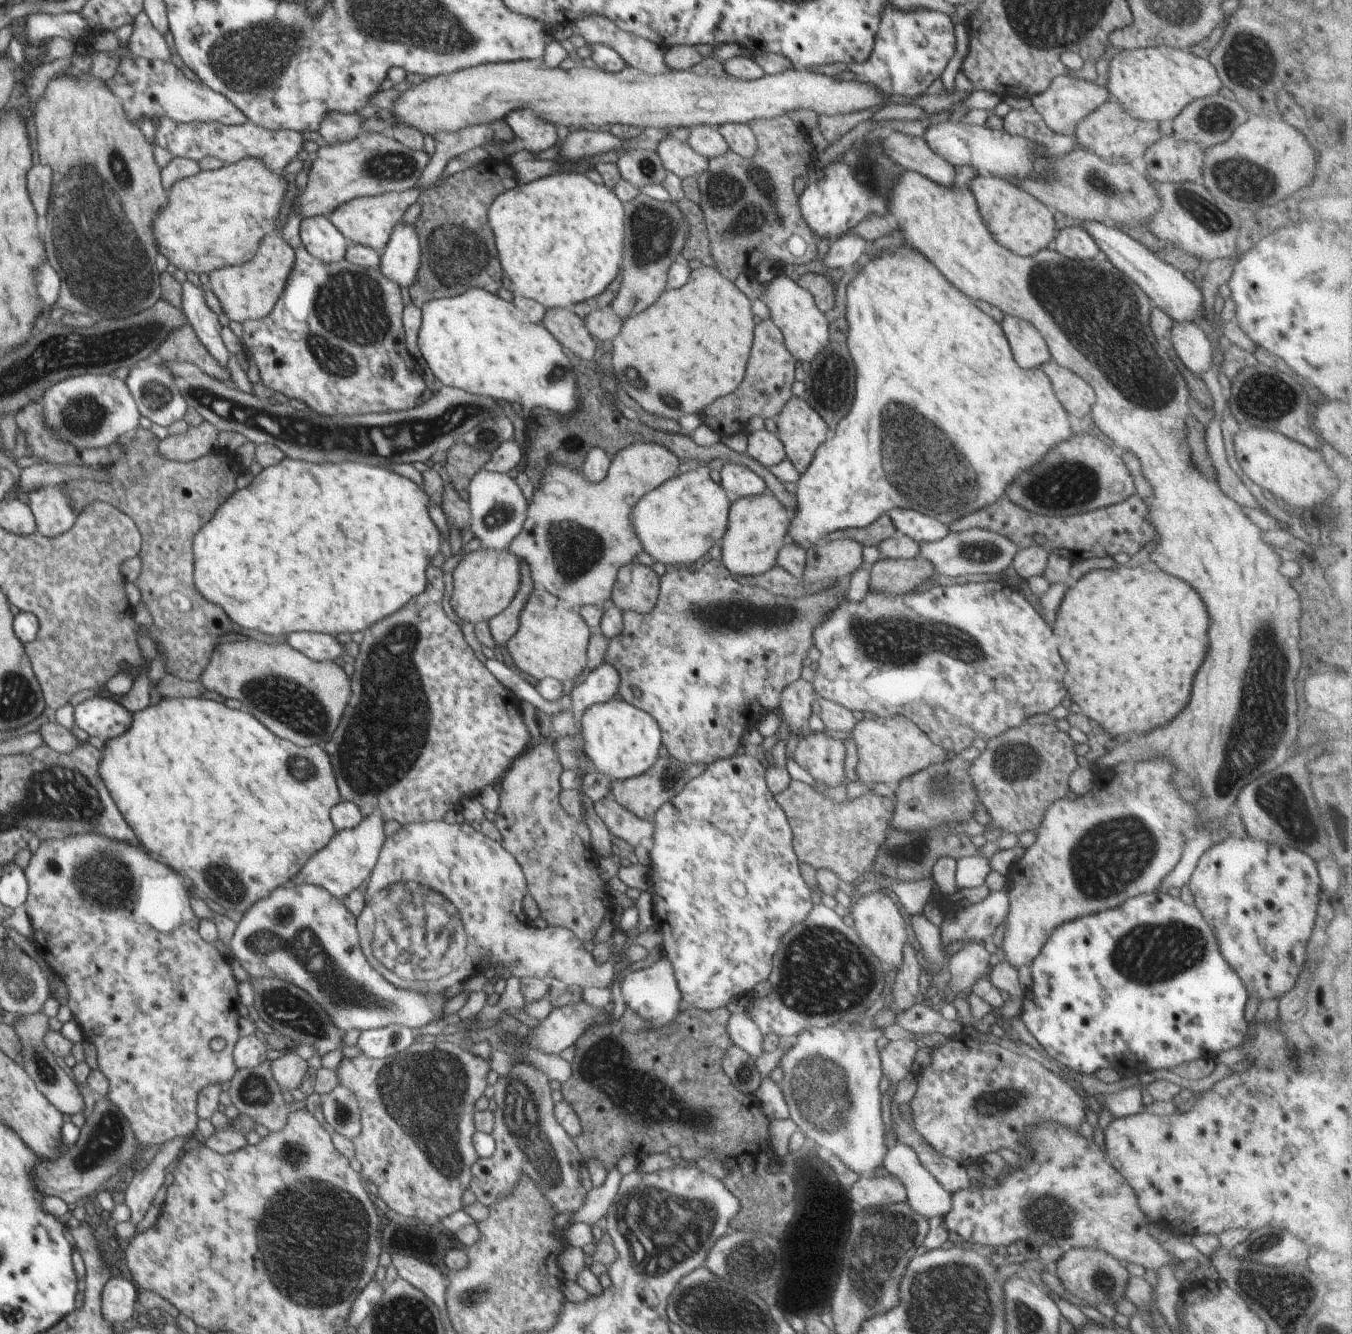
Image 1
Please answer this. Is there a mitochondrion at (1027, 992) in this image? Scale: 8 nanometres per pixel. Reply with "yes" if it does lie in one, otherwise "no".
no

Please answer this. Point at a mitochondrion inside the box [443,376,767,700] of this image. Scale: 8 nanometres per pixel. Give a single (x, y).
(572, 554)

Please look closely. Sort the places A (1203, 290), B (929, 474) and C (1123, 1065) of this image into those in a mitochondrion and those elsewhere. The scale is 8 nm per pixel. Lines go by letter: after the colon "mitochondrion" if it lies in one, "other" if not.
A: other
B: mitochondrion
C: other

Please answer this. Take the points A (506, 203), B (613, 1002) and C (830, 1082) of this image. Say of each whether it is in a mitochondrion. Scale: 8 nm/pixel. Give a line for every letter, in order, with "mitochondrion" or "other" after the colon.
A: other
B: other
C: mitochondrion

